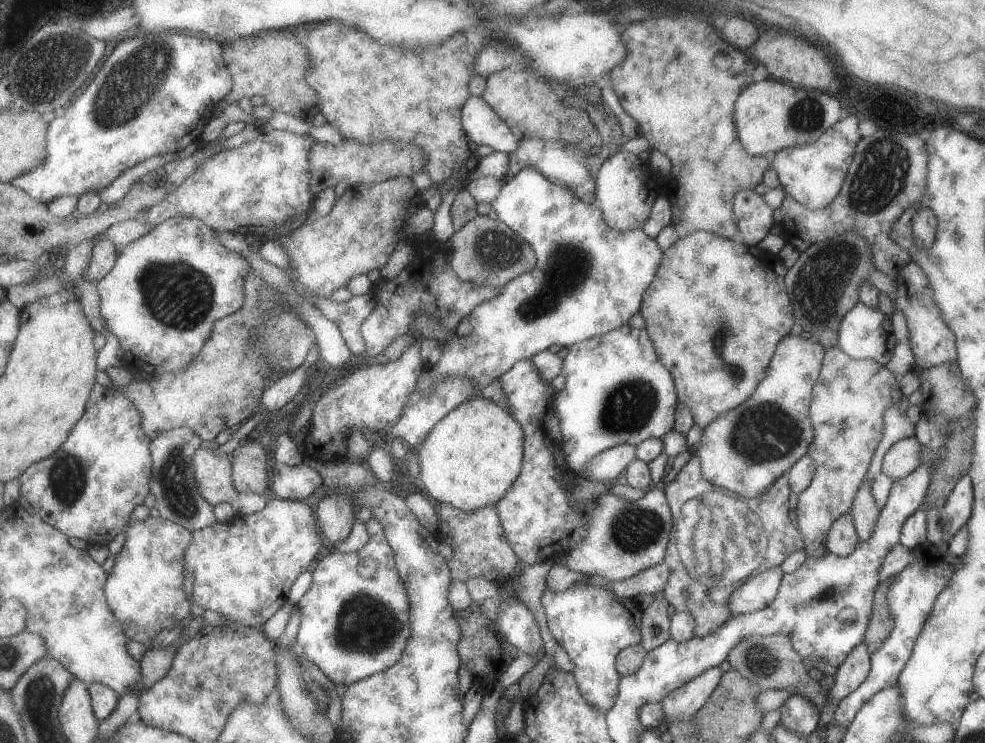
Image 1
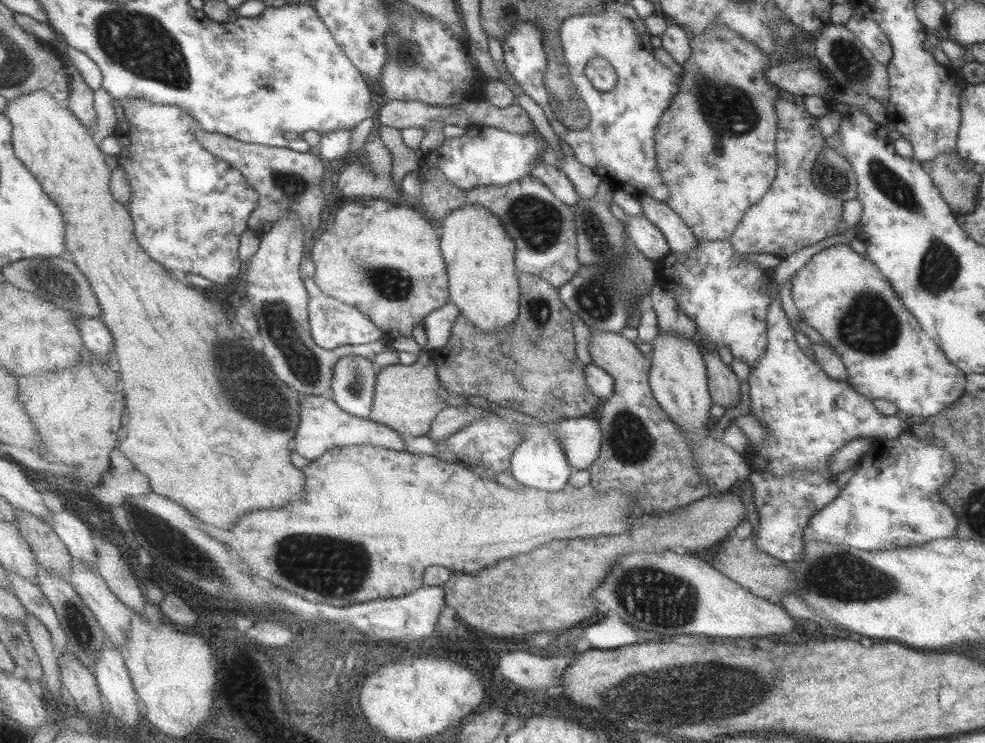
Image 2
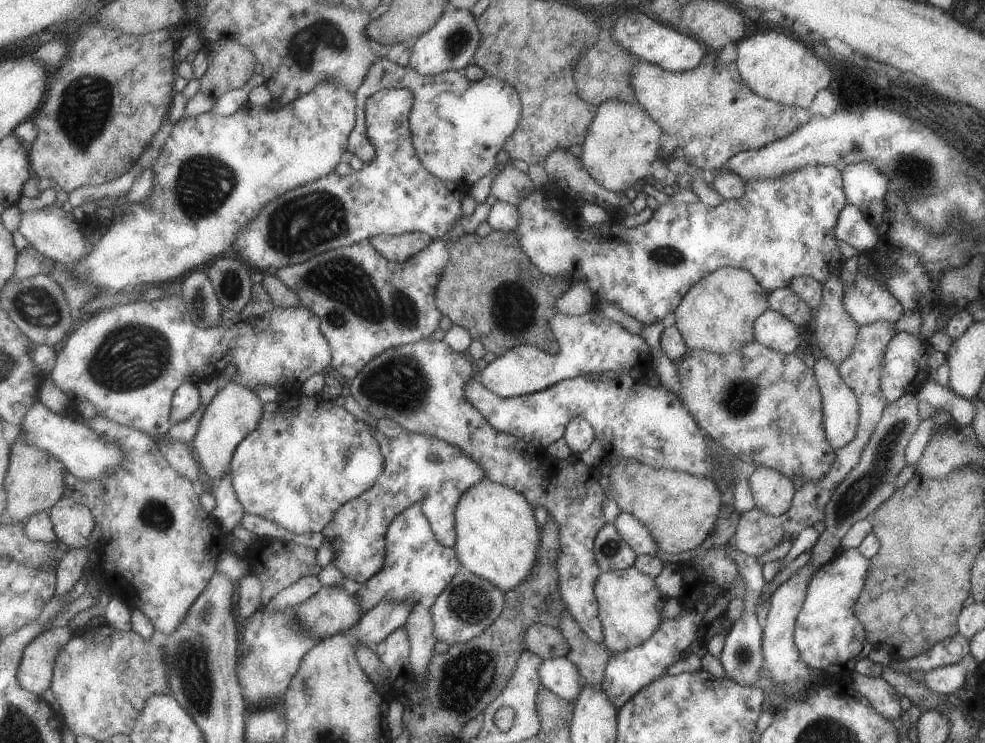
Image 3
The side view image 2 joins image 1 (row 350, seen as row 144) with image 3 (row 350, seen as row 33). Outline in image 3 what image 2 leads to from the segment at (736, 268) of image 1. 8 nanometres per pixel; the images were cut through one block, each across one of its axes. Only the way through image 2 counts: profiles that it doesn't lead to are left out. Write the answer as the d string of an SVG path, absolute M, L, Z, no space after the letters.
M719 268L695 282L675 308L675 326L687 350L705 350L719 356L731 354L753 342L753 322L769 310L769 294L759 286L751 272L739 268Z

